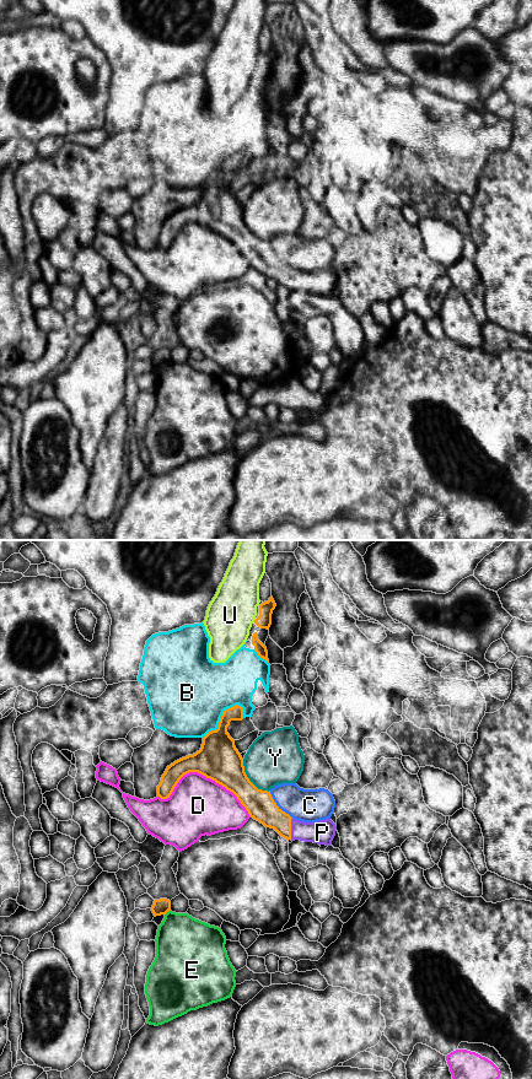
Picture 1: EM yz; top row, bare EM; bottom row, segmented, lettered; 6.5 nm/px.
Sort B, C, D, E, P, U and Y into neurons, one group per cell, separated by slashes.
B / C / D / E / P / U / Y

